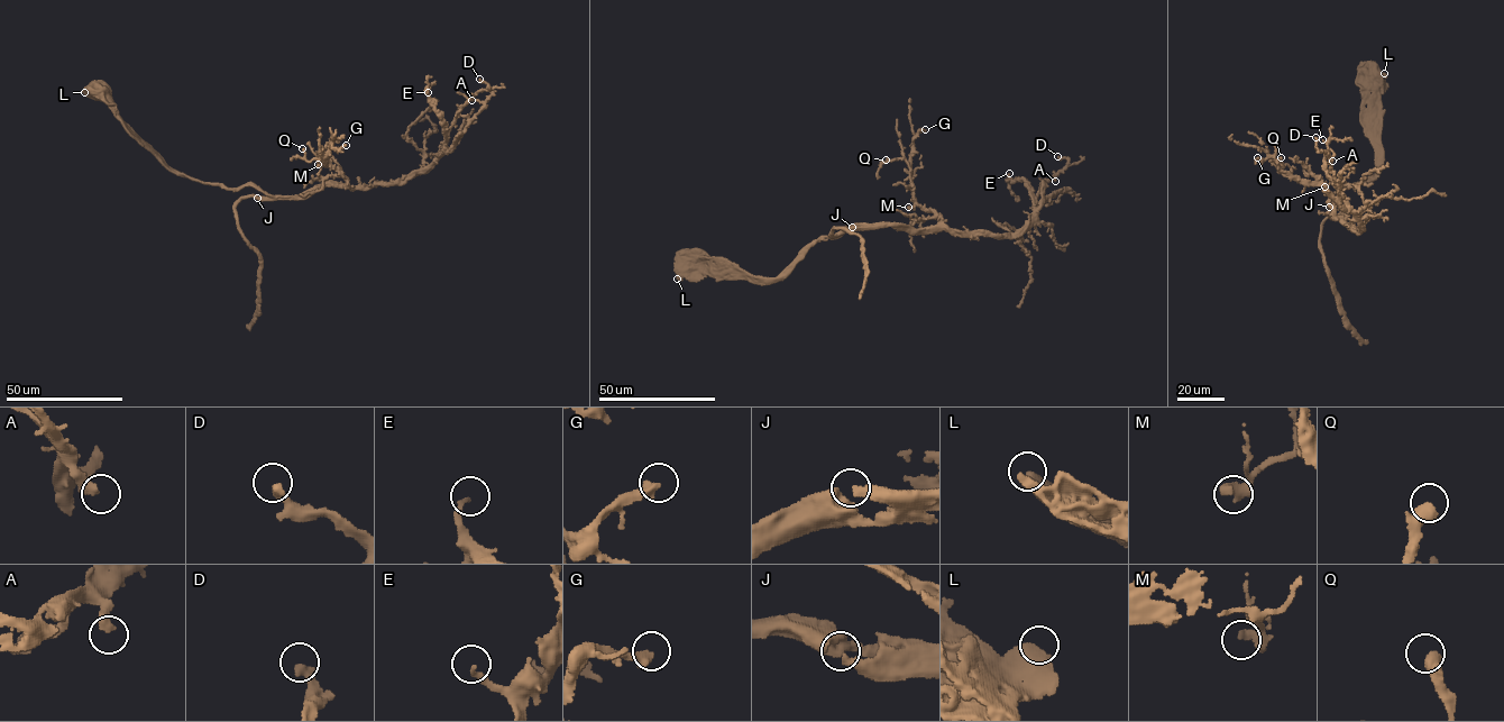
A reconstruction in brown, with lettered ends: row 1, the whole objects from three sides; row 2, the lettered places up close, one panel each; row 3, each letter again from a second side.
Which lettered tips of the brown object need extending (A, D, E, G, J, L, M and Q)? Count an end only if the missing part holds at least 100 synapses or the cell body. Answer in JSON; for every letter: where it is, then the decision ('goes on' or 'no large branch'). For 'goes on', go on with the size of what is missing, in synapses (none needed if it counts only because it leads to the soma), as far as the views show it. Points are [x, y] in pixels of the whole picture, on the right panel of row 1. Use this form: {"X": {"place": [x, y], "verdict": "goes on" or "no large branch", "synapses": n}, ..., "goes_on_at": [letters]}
{"A": {"place": [1332, 161], "verdict": "no large branch"}, "D": {"place": [1316, 137], "verdict": "no large branch"}, "E": {"place": [1322, 139], "verdict": "no large branch"}, "G": {"place": [1257, 157], "verdict": "no large branch"}, "J": {"place": [1329, 207], "verdict": "no large branch"}, "L": {"place": [1384, 73], "verdict": "no large branch"}, "M": {"place": [1324, 186], "verdict": "no large branch"}, "Q": {"place": [1281, 157], "verdict": "no large branch"}, "goes_on_at": []}

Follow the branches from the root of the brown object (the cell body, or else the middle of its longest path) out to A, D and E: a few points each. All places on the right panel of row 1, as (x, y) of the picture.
A: (1370, 73), (1378, 171), (1332, 194), (1330, 210), (1358, 234), (1332, 161)
D: (1370, 73), (1378, 171), (1332, 194), (1330, 210), (1358, 234), (1362, 226), (1316, 137)
E: (1370, 73), (1378, 171), (1332, 194), (1330, 210), (1358, 234), (1362, 226), (1324, 166), (1322, 139)

